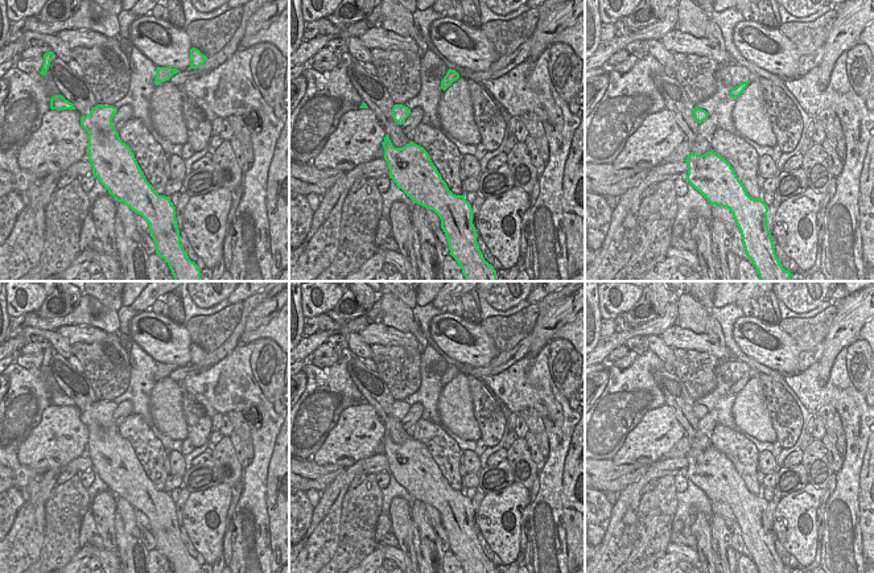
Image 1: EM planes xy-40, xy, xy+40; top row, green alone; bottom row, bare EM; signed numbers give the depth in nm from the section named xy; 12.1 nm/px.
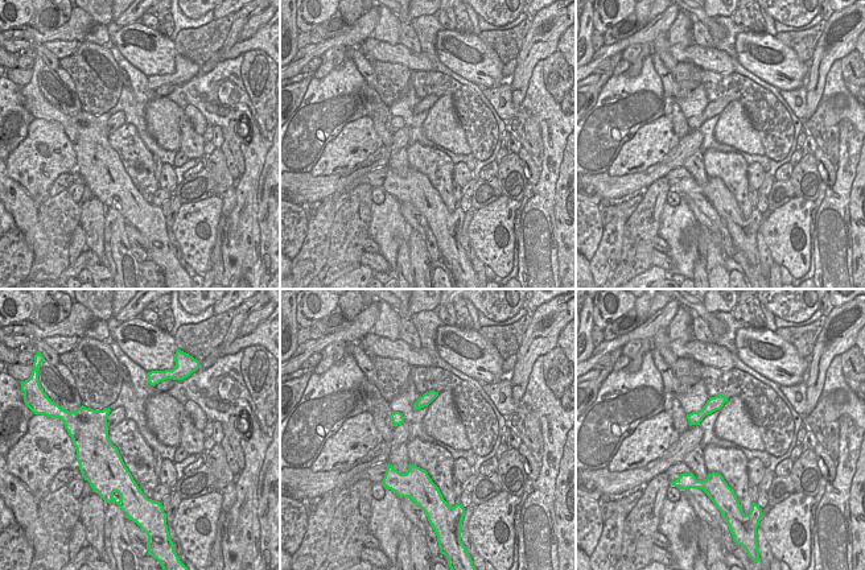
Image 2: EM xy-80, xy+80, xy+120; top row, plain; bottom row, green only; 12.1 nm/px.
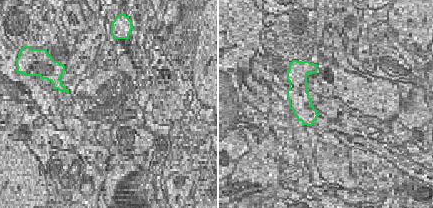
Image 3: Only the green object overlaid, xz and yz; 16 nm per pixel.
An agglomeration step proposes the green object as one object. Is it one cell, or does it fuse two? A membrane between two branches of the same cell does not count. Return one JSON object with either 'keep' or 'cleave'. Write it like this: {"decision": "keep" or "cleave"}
{"decision": "keep"}

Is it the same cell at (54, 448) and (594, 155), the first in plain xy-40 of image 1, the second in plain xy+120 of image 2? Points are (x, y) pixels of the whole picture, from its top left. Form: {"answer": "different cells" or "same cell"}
{"answer": "different cells"}

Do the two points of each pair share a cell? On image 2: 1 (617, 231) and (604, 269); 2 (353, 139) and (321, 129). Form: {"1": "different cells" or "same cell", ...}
{"1": "same cell", "2": "different cells"}

